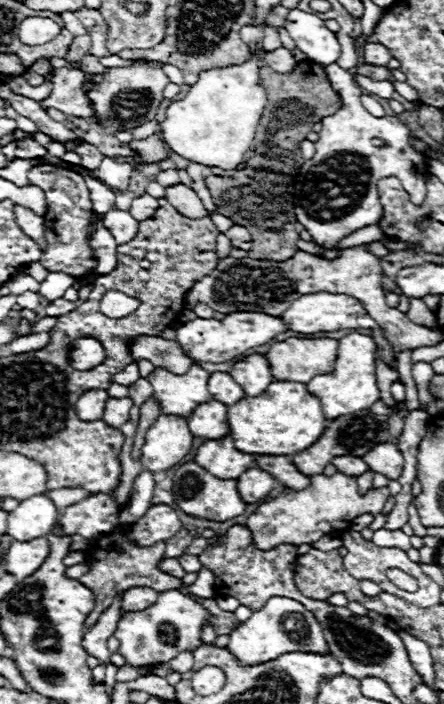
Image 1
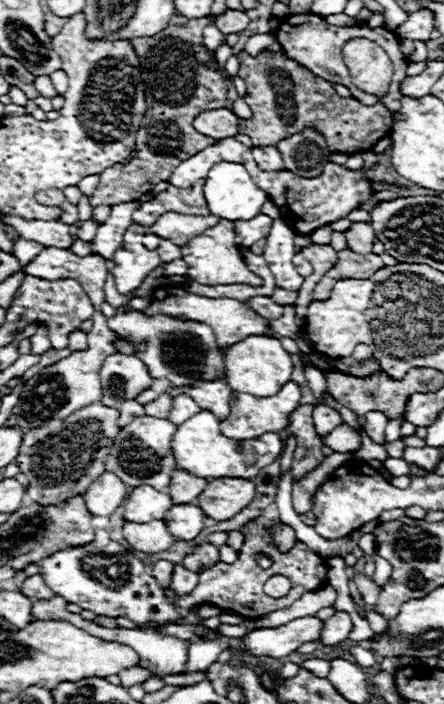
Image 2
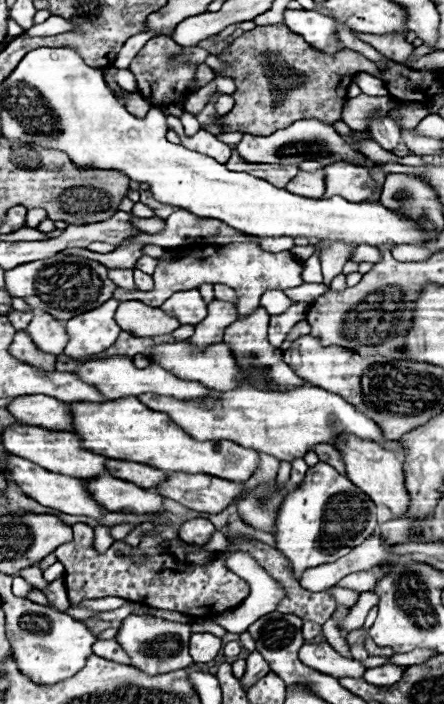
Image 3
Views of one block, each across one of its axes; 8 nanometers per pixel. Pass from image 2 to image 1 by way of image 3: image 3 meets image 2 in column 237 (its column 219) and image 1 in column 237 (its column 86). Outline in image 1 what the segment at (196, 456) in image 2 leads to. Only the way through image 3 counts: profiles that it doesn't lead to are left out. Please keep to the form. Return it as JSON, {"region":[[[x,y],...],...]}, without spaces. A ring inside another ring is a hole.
{"region":[[[272,382],[264,394],[256,398],[242,398],[228,408],[228,426],[234,446],[246,454],[298,454],[312,446],[328,428],[328,420],[322,416],[318,398],[306,392],[298,382]]]}

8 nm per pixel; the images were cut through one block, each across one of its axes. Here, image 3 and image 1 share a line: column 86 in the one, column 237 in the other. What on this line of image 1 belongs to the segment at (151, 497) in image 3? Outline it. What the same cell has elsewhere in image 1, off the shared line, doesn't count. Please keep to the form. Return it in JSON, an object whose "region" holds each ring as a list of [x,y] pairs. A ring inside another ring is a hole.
{"region":[[[252,468],[252,470],[246,470],[238,480],[236,480],[236,488],[238,488],[238,494],[240,498],[246,502],[246,504],[254,504],[262,498],[268,496],[268,492],[274,488],[276,480],[260,470],[260,468]]]}

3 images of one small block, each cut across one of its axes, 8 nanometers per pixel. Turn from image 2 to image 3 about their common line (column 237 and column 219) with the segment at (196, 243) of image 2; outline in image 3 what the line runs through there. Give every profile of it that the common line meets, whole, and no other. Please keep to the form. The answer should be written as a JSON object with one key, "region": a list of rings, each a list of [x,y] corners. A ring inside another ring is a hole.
{"region":[[[254,240],[248,242],[232,242],[228,246],[200,246],[202,254],[196,254],[196,250],[186,250],[180,258],[158,258],[158,266],[152,274],[154,278],[154,288],[148,292],[130,292],[124,288],[114,290],[114,298],[118,302],[124,302],[128,298],[140,300],[148,306],[160,306],[166,298],[170,298],[178,290],[192,290],[198,288],[200,284],[226,284],[236,290],[238,302],[236,310],[240,316],[250,314],[254,308],[258,308],[260,296],[266,290],[288,290],[300,286],[300,274],[302,274],[302,264],[292,258],[290,252],[280,252],[272,254],[266,250],[260,250]]]}

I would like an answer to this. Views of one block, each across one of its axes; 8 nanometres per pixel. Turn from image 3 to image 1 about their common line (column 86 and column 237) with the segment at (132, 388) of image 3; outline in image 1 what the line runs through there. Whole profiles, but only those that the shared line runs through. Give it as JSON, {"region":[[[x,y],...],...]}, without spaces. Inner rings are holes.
{"region":[[[262,354],[246,356],[244,360],[236,362],[228,370],[228,374],[232,374],[232,378],[236,378],[236,382],[242,386],[246,396],[262,394],[268,388],[268,384],[272,384],[272,380],[274,380],[270,374],[270,366]]]}

